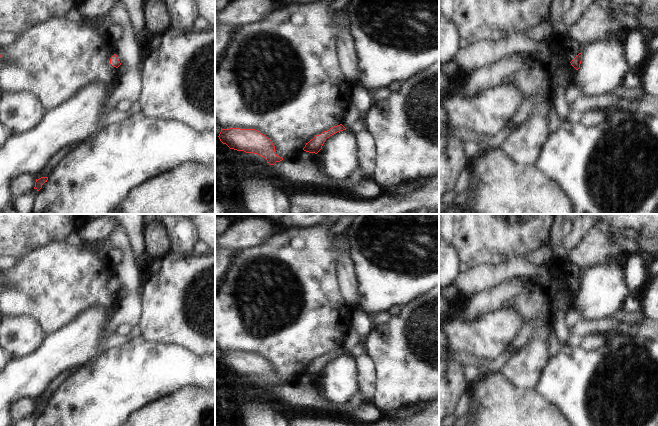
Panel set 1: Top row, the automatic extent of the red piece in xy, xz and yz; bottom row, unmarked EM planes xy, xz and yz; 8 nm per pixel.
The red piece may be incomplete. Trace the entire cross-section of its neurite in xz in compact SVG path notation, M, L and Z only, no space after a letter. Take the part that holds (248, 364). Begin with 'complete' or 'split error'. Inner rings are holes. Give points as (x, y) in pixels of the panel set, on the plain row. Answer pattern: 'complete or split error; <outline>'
complete; M230 352L222 353L219 363L230 373L257 378L267 384L267 387L274 389L283 384L275 376L272 365L255 353Z

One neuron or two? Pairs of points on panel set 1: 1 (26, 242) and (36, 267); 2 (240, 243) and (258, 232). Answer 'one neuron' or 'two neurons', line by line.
1: two neurons
2: one neuron

